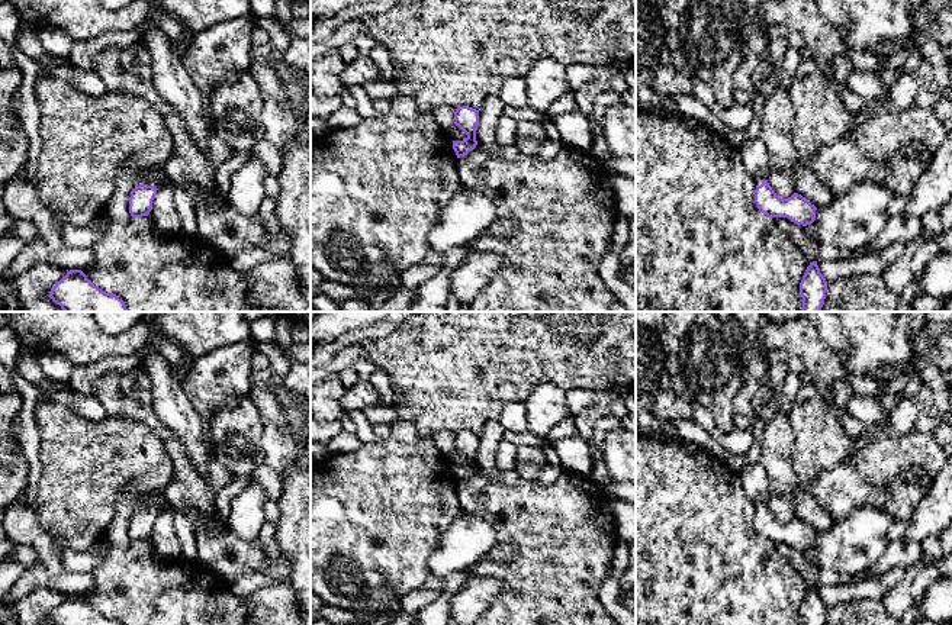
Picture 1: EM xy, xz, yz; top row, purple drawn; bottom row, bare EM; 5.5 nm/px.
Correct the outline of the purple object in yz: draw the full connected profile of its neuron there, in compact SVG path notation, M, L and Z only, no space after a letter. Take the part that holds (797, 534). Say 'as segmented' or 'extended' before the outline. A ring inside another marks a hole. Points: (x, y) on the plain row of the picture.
extended | M768 499L756 503L755 528L768 542L788 542L797 550L811 550L816 544L817 532L805 522L794 518L788 523L781 523L768 508Z

